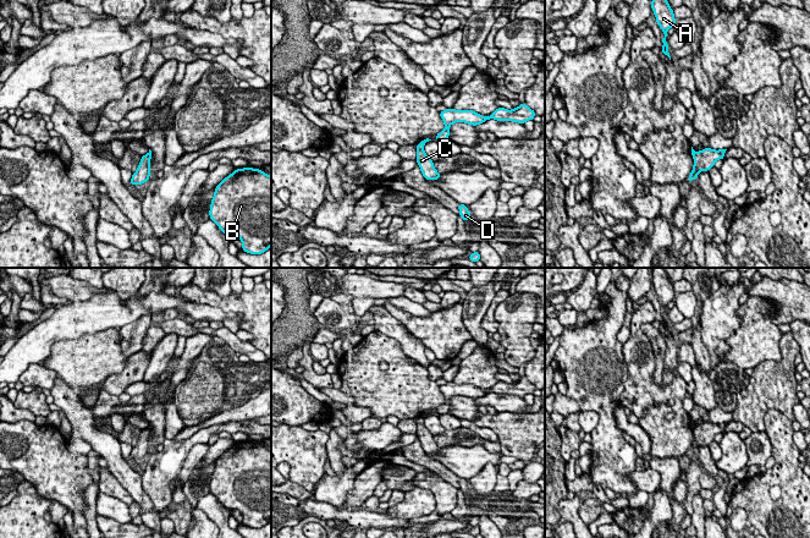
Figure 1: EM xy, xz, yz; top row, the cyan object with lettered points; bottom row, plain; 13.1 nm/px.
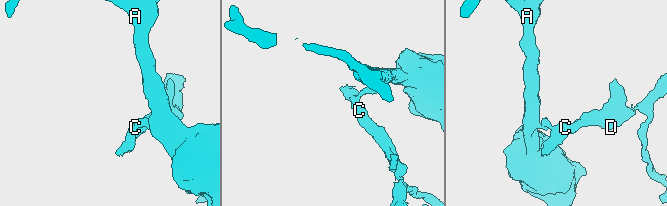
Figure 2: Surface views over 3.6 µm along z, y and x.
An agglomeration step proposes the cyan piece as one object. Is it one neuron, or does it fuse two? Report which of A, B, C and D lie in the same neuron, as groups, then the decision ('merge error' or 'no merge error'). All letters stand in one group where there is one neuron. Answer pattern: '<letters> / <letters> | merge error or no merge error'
A B / C D | merge error

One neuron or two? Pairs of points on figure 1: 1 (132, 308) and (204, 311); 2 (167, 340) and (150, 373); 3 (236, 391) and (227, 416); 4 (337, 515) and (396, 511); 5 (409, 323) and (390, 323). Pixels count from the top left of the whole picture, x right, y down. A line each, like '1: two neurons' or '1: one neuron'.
1: one neuron
2: one neuron
3: two neurons
4: two neurons
5: two neurons

